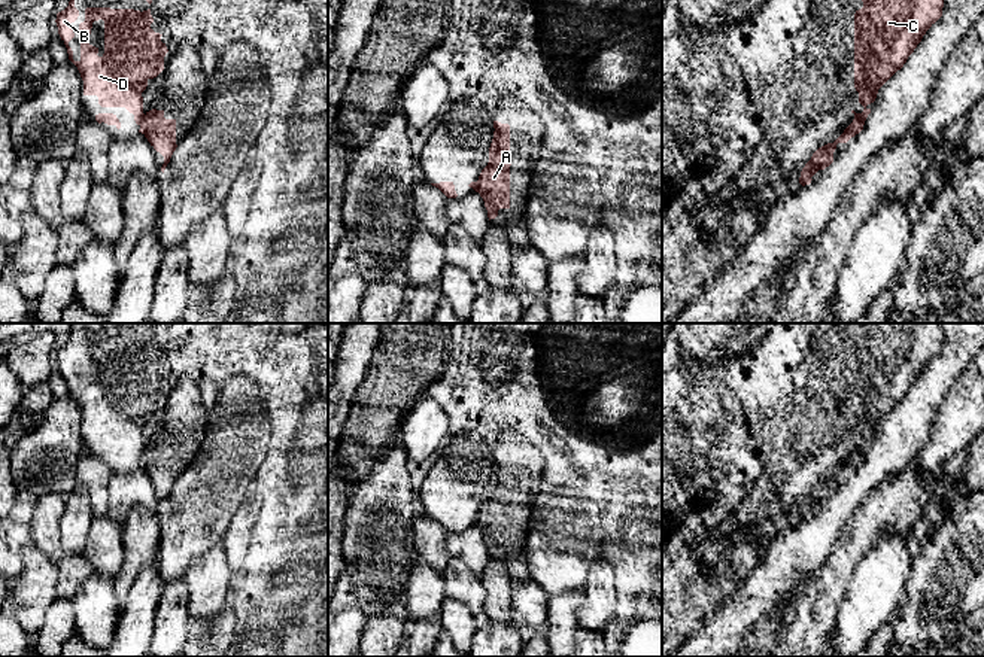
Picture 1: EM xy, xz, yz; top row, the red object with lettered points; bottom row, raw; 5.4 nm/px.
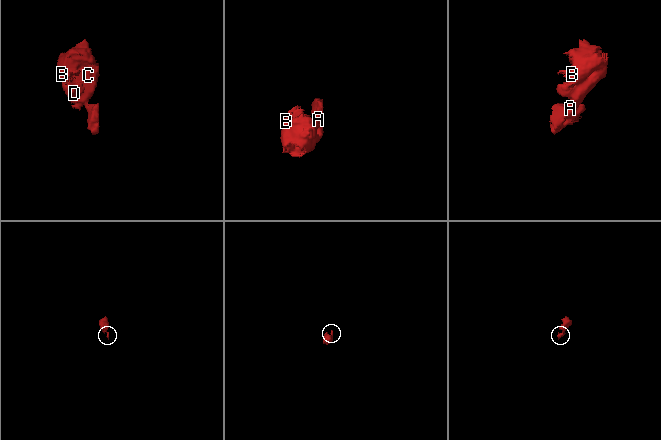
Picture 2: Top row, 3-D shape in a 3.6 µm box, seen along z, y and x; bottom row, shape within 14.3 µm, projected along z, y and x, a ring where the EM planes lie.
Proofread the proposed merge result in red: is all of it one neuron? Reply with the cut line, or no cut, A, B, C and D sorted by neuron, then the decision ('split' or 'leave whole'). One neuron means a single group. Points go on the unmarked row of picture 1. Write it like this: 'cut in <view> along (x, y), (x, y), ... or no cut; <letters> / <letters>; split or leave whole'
cut in xy along (145, 449), (139, 458); A / B C D; split

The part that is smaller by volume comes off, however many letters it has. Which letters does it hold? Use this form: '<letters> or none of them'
A

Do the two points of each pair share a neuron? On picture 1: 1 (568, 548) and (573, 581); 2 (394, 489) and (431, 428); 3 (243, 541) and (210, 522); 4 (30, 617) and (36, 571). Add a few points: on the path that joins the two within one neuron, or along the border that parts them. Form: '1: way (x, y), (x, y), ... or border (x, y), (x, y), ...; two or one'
1: way (568, 556), (568, 574); one
2: border (398, 435), (398, 441), (409, 459); two
3: border (239, 504), (218, 543); two
4: way (33, 605), (36, 583); one

